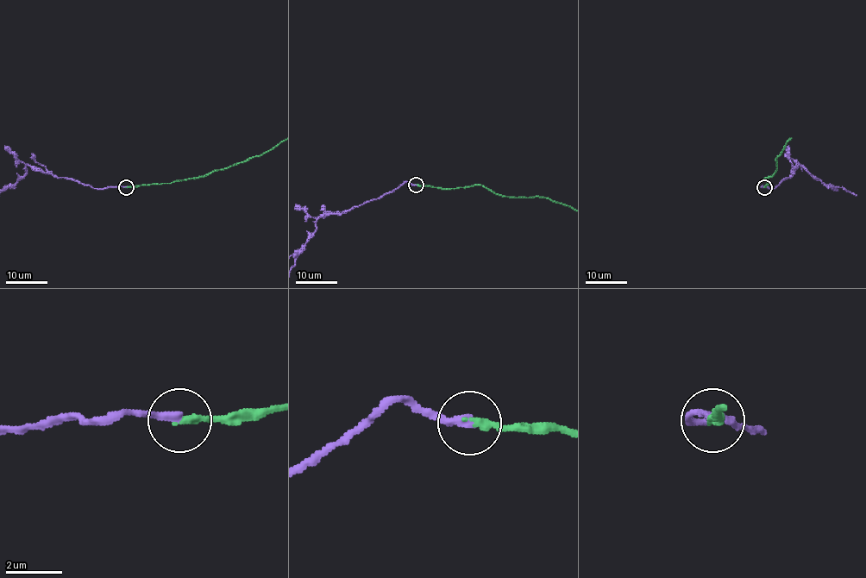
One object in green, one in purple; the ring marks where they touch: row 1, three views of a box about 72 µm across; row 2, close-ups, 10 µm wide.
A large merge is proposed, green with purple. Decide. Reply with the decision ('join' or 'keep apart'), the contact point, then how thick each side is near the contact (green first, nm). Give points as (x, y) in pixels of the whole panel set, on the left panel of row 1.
join; place (126, 187); calibres 240 and 320 nm

